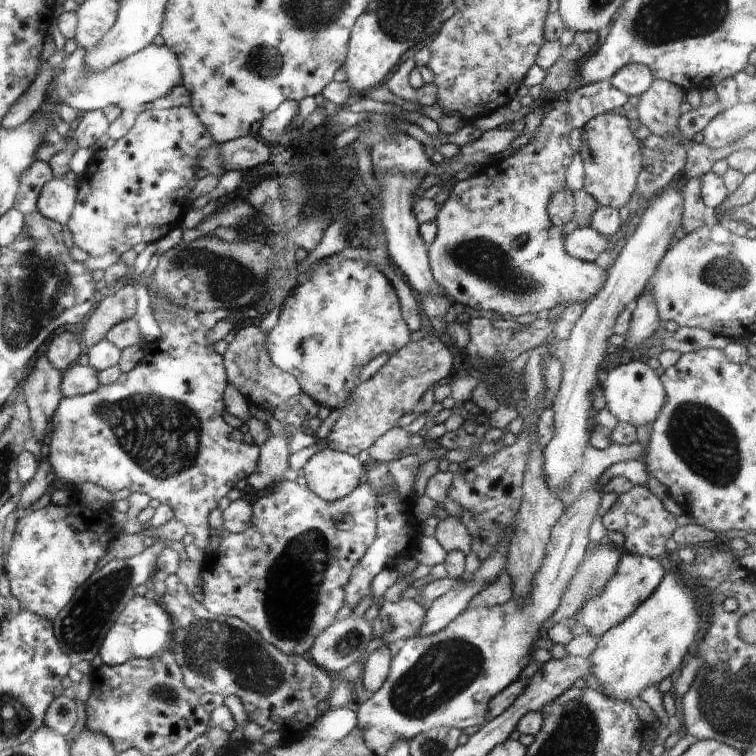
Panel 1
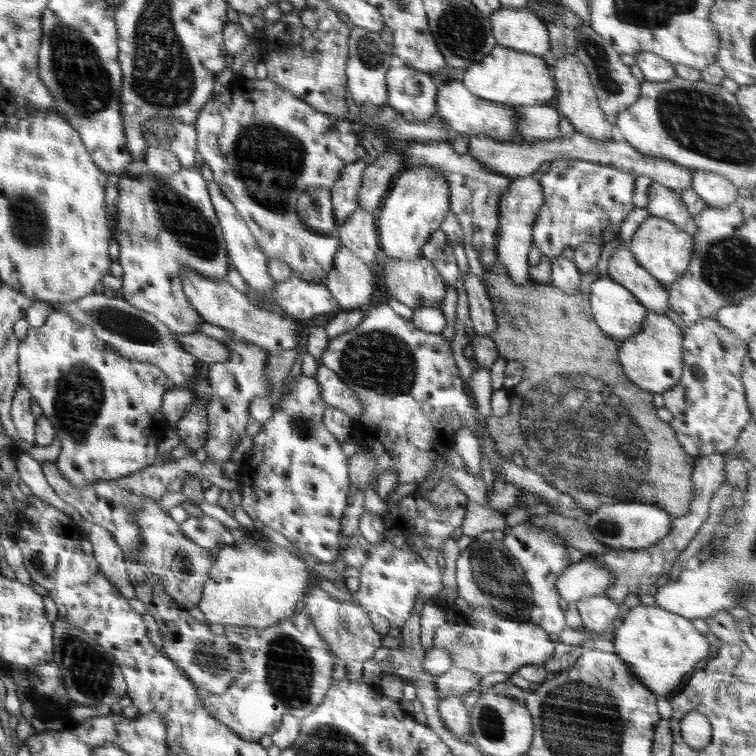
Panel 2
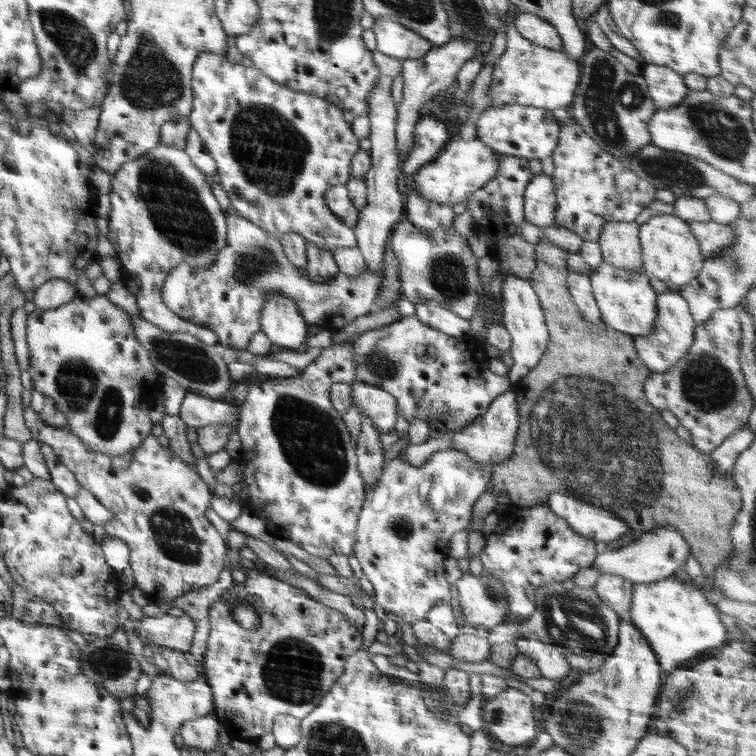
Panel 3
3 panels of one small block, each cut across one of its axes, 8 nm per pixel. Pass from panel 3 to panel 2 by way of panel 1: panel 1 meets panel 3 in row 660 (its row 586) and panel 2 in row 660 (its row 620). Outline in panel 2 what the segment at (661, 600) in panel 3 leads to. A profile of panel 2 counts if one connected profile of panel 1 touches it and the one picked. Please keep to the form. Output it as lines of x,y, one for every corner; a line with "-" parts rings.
637,605
617,622
613,641
617,654
636,678
659,698
666,698
675,690
686,672
695,670
695,665
710,652
707,638
692,624
692,620
679,614
653,606

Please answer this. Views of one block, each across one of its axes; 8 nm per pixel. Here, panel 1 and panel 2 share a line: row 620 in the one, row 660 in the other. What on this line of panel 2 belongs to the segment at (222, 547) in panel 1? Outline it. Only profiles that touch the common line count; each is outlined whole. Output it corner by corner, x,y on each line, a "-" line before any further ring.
303,603
297,605
295,611
288,619
276,623
264,630
246,627
226,625
224,634
243,658
245,668
238,674
235,680
222,694
208,692
206,698
202,698
208,712
226,726
229,726
236,734
247,741
259,742
259,740
271,735
280,726
280,721
285,714
291,714
302,719
310,714
324,698
331,687
331,676
337,660
331,654
327,642
320,638
316,626
312,625
310,612

